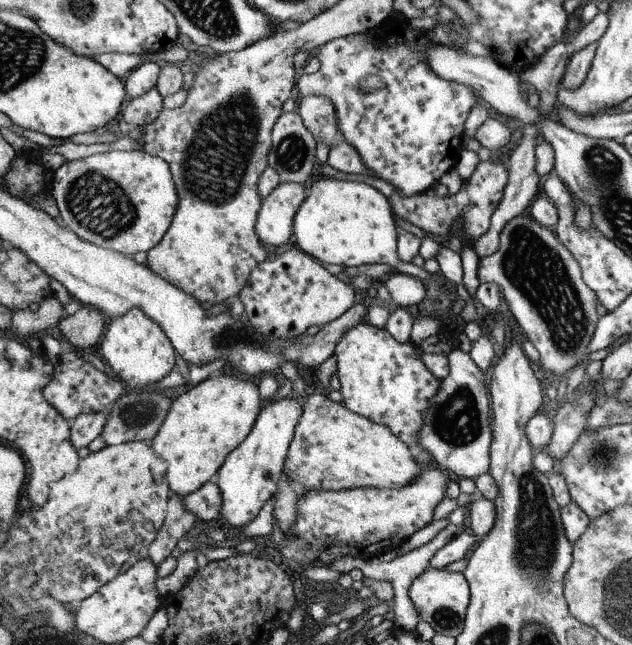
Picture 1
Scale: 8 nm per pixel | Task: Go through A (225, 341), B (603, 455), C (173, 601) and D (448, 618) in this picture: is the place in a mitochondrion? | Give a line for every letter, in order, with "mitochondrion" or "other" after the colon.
A: mitochondrion
B: mitochondrion
C: other
D: mitochondrion

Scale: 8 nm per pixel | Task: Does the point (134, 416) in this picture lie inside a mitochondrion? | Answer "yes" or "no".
yes

